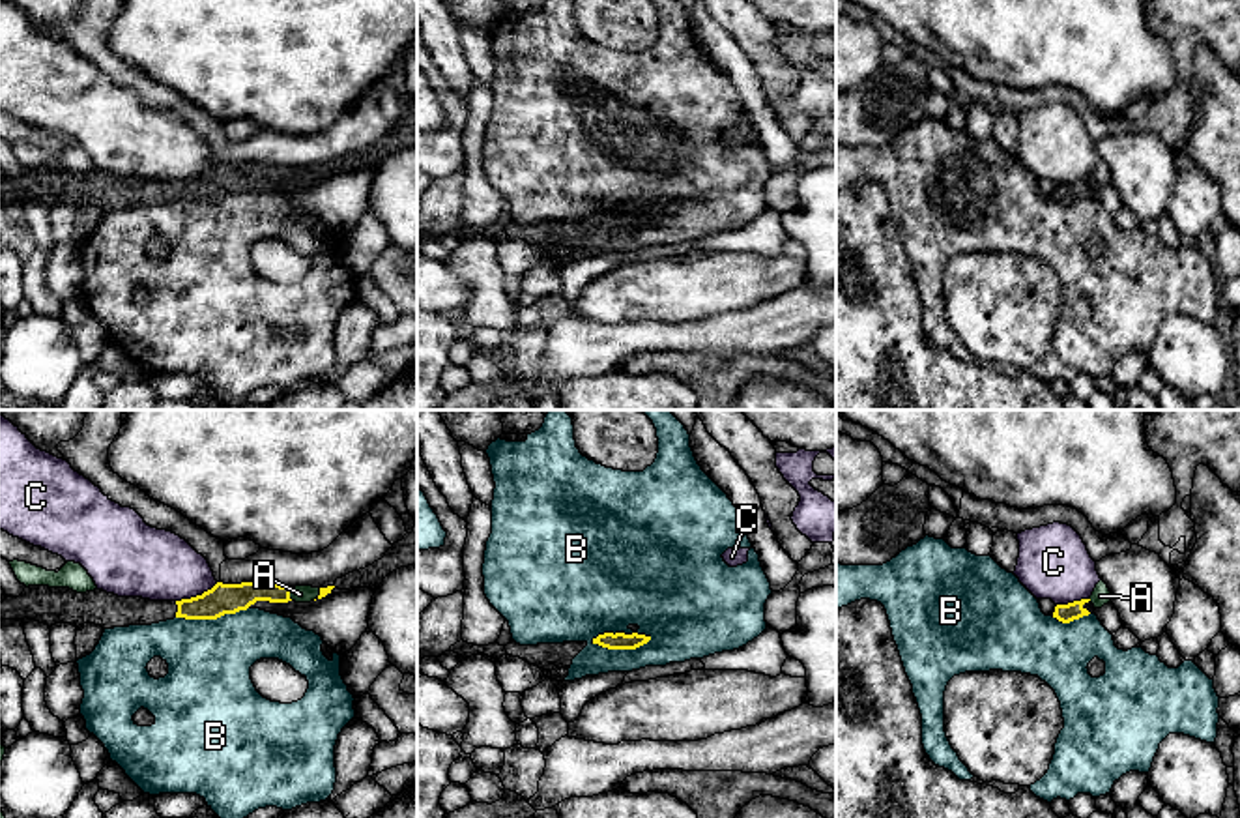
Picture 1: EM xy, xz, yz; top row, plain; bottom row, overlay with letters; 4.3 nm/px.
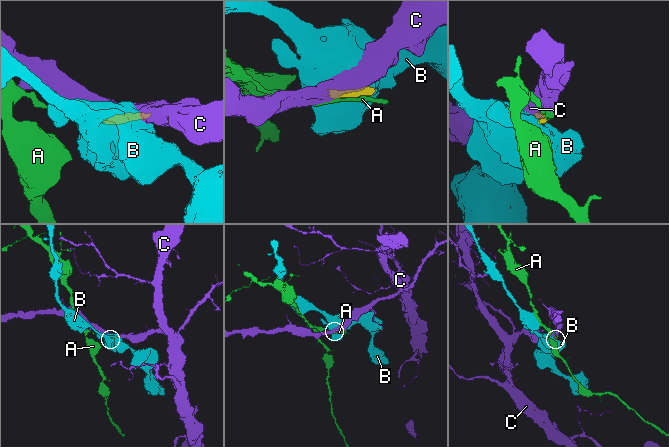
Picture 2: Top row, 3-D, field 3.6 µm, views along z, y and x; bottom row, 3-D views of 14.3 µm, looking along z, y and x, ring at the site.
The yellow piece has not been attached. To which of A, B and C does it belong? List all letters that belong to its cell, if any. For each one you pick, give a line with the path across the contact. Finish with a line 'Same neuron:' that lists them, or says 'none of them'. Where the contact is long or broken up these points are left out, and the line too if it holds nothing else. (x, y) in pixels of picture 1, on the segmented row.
Same neuron: none of them

